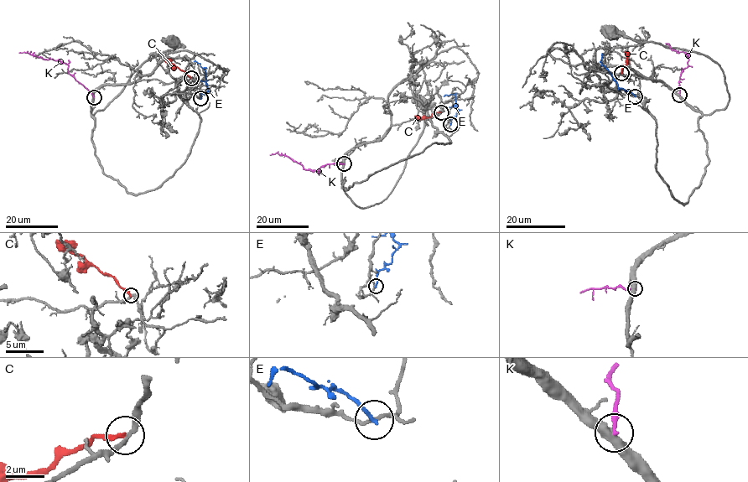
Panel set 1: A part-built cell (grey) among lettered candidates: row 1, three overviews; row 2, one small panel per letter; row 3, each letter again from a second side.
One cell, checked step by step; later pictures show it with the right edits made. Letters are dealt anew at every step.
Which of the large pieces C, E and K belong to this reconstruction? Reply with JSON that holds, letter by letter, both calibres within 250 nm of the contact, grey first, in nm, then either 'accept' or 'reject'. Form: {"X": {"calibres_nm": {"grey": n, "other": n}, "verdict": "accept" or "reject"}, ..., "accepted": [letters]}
{"C": {"calibres_nm": {"grey": 240, "other": 240}, "verdict": "reject"}, "E": {"calibres_nm": {"grey": 170, "other": 200}, "verdict": "reject"}, "K": {"calibres_nm": {"grey": 480, "other": 240}, "verdict": "reject"}, "accepted": []}

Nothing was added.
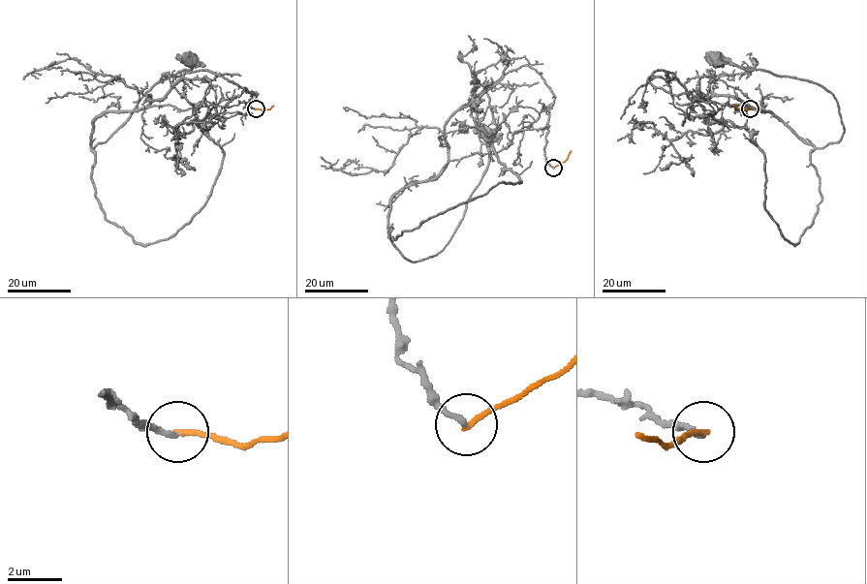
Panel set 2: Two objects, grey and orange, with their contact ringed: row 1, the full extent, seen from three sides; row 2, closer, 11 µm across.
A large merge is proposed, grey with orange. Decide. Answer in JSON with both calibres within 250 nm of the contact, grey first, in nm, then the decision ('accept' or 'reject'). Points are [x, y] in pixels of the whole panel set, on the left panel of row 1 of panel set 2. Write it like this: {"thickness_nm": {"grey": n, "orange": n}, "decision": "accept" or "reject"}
{"thickness_nm": {"grey": 200, "orange": 190}, "decision": "reject"}

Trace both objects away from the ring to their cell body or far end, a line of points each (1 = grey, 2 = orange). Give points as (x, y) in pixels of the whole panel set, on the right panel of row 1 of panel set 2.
1: (750, 108), (689, 93), (716, 114), (727, 104), (771, 110), (816, 147), (844, 131), (819, 84), (716, 60)
2: (750, 108), (740, 109), (732, 106)

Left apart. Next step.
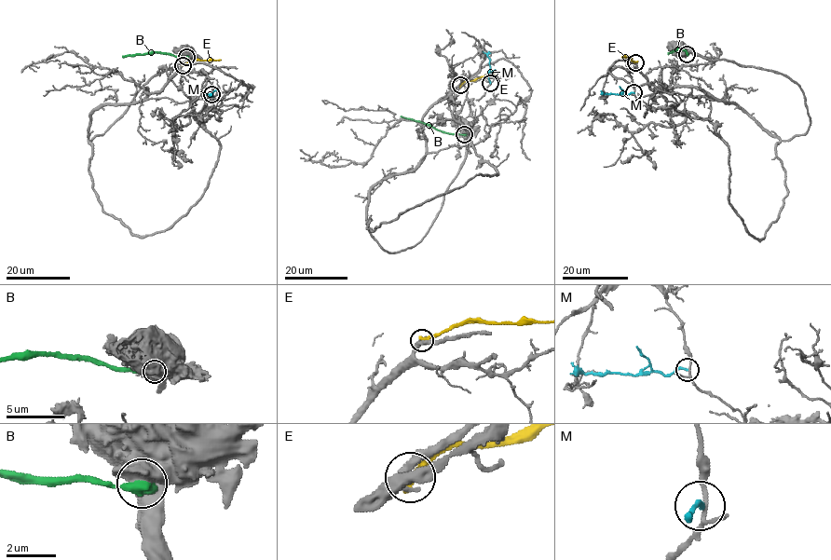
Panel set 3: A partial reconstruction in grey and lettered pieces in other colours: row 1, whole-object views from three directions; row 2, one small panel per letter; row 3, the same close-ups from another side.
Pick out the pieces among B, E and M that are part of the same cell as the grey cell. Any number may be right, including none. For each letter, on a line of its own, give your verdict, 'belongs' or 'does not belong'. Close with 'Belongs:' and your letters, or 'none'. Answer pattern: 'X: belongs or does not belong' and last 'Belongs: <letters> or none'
B: does not belong
E: does not belong
M: does not belong
Belongs: none

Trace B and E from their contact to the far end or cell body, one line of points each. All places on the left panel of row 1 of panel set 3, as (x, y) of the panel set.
B: (186, 57), (160, 53), (122, 57)
E: (183, 64), (195, 60), (221, 60)

